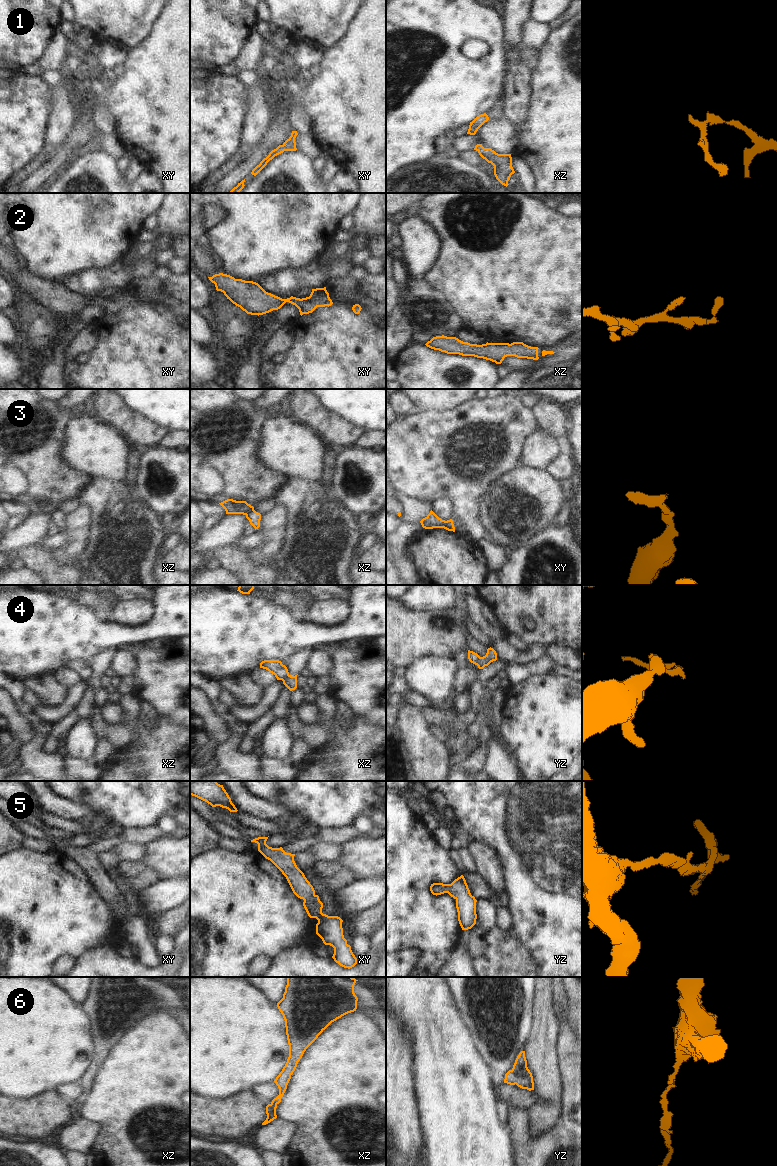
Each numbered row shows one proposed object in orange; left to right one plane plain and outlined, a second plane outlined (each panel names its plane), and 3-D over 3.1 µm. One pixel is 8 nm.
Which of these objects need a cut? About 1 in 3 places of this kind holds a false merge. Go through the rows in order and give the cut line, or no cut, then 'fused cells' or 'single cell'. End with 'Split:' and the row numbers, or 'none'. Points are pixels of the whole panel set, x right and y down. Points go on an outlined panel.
1: no cut; single cell
2: no cut; single cell
3: cut in xz along (253, 508), (245, 514); fused cells
4: cut in xz along (288, 672), (282, 680); fused cells
5: no cut; single cell
6: no cut; single cell
Split: 3, 4

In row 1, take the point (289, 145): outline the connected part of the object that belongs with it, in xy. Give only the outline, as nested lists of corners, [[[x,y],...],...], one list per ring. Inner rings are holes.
[[[292,131],[291,136],[282,145],[279,145],[276,149],[272,150],[269,155],[252,170],[251,174],[256,176],[270,160],[272,160],[275,156],[283,153],[284,151],[296,151],[297,148],[295,138],[297,135],[297,131]]]

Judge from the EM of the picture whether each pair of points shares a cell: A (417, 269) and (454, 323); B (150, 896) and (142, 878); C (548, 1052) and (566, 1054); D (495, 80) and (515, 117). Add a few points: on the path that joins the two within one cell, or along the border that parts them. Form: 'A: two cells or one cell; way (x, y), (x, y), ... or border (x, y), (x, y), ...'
A: two cells; border (411, 277), (421, 278)
B: two cells; border (158, 880), (138, 893)
C: two cells; border (558, 1030), (557, 1056), (561, 1076)
D: two cells; border (506, 71), (503, 92)

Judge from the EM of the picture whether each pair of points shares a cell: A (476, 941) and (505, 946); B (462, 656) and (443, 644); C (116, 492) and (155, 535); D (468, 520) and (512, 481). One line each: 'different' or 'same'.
A: same
B: different
C: same
D: different

